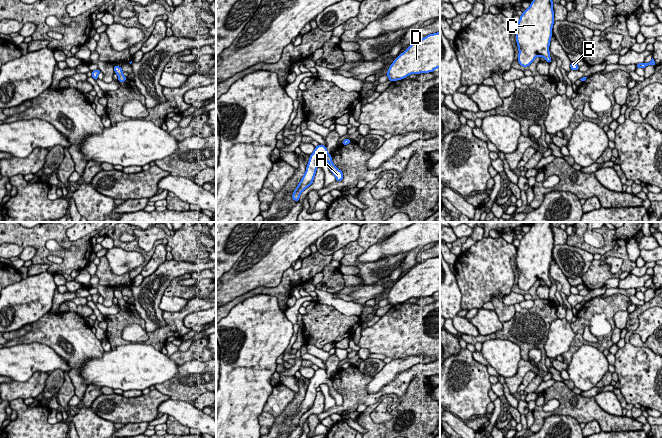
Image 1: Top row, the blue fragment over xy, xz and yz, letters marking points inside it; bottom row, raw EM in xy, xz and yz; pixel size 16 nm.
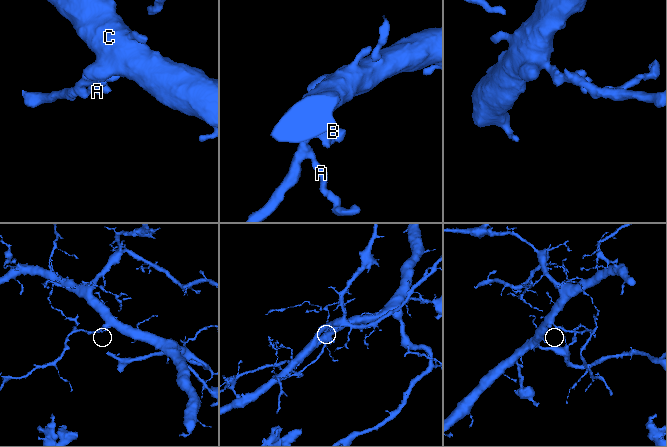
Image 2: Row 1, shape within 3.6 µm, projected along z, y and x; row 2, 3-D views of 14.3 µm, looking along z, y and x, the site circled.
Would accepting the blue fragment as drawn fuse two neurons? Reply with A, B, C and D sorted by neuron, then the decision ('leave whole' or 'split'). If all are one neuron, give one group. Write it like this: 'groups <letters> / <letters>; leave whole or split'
groups A B C D; leave whole

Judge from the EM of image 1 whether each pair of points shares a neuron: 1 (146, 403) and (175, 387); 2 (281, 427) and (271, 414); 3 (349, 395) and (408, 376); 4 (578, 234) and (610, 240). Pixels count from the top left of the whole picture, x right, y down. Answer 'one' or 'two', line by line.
1: two
2: two
3: one
4: one

